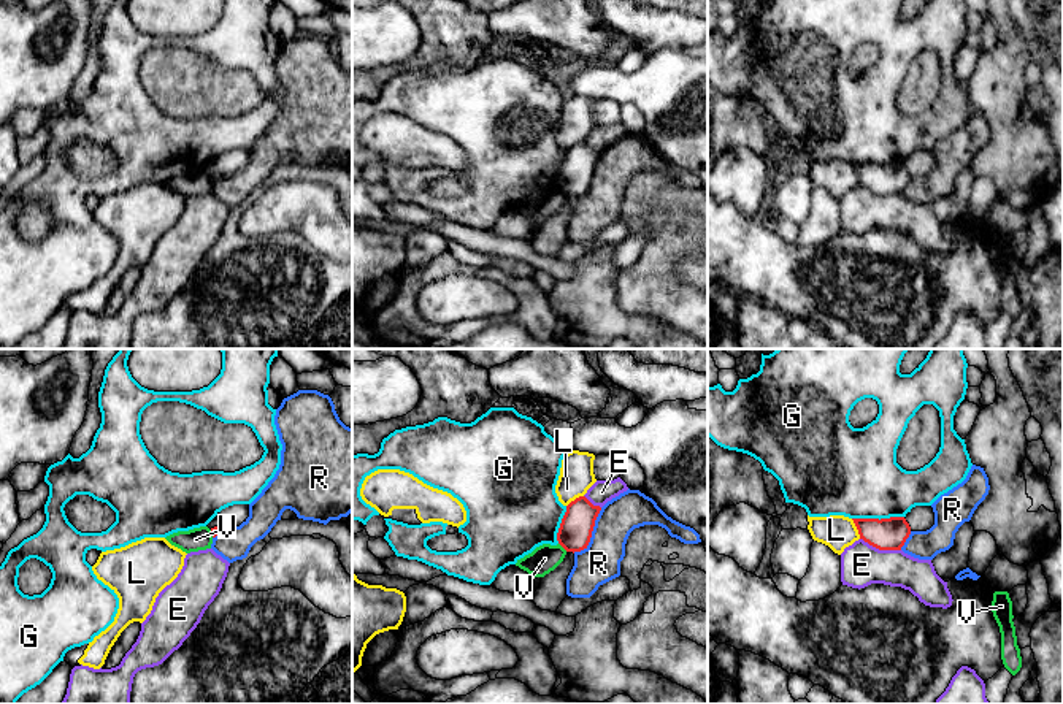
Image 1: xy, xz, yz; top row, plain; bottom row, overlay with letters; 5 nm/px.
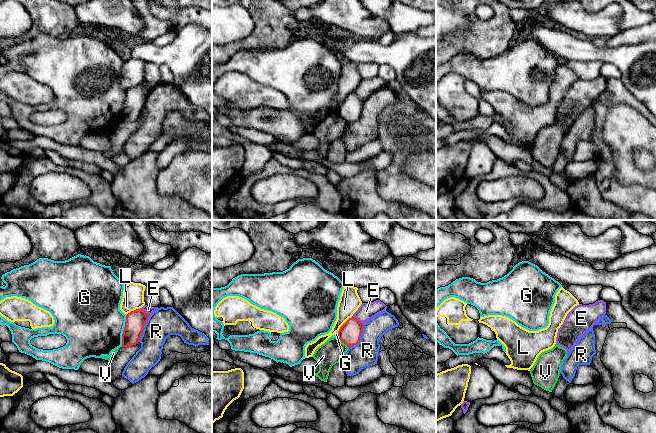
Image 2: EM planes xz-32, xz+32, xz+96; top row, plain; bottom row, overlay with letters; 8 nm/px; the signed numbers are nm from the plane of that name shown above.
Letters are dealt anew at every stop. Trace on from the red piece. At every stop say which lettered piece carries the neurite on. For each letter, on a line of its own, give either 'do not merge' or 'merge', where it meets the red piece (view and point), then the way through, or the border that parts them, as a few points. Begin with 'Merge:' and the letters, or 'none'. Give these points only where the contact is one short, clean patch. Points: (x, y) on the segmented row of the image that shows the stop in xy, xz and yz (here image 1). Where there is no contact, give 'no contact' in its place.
Merge: none
E: do not merge; meets red in yz at (881, 549); border along yz (860, 538), (879, 549), (900, 550)
G: do not merge; meets red in yz at (878, 519)
L: do not merge; meets red in yz at (857, 528)
R: do not merge; meets red in xz at (590, 533); border along xz (602, 508), (590, 541), (583, 549), (573, 552)
V: do not merge; meets red in xz at (564, 547); border along xz (559, 543), (567, 550)

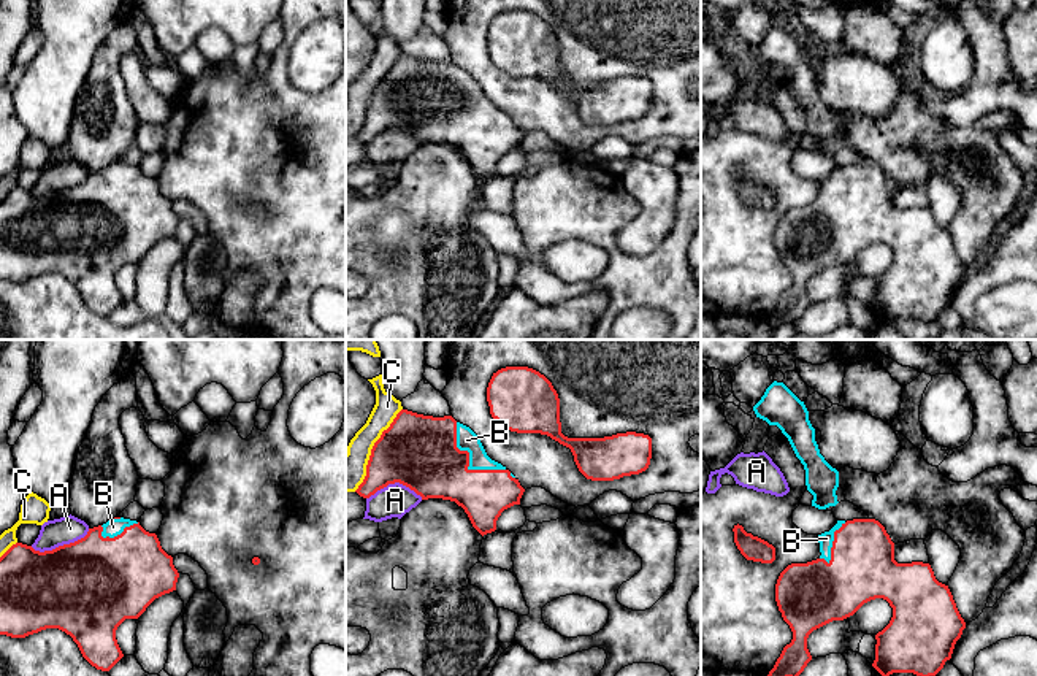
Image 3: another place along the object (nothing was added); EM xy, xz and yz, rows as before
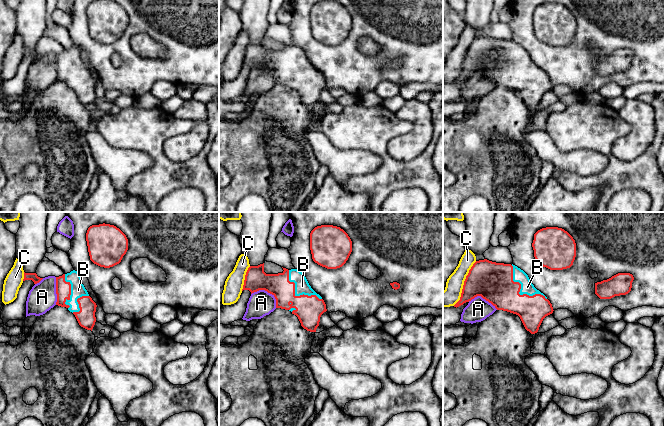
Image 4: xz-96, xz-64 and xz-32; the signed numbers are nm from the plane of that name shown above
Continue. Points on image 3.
Merge: B
A: do not merge; meets red in xy at (61, 546)
B: merge; meets red in xz at (468, 460)
C: do not merge; meets red in xz at (371, 449)

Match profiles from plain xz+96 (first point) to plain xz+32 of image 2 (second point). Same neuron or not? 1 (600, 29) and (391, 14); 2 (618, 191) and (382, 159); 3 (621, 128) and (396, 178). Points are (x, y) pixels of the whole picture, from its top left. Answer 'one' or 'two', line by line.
1: two
2: two
3: two

